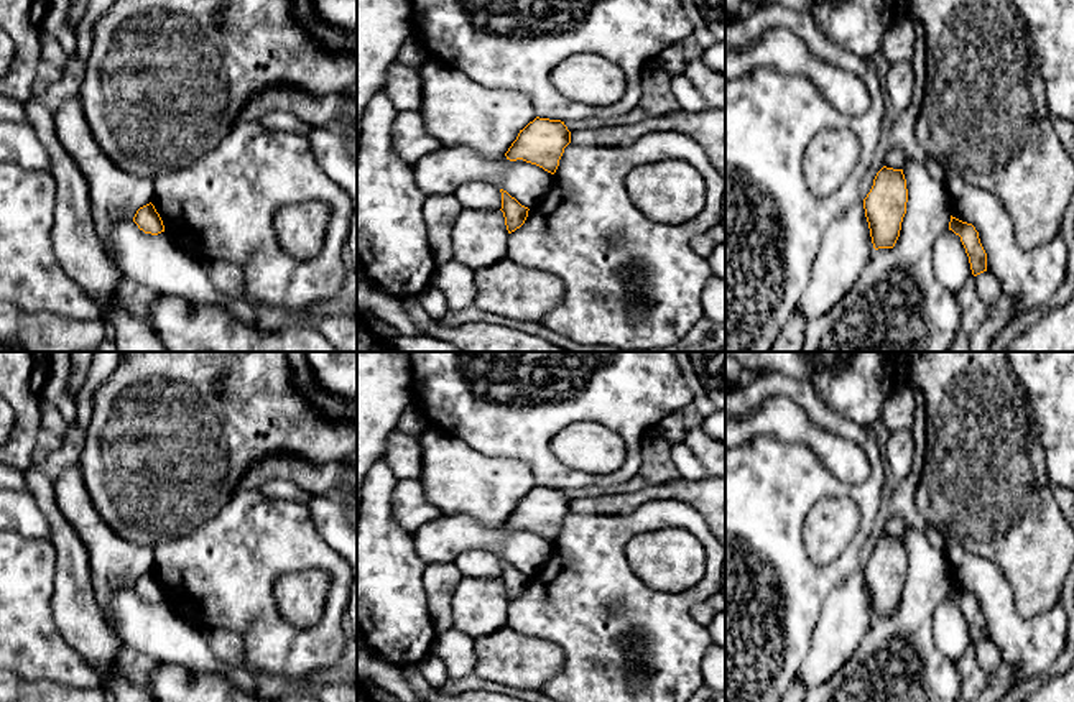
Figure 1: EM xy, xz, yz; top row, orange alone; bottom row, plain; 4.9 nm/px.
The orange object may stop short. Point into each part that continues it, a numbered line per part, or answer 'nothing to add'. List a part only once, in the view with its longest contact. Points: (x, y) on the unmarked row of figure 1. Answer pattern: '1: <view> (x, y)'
nothing to add

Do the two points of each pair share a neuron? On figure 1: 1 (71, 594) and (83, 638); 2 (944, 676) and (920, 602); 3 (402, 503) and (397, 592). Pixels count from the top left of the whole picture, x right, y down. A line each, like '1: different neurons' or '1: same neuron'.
1: same neuron
2: same neuron
3: different neurons

